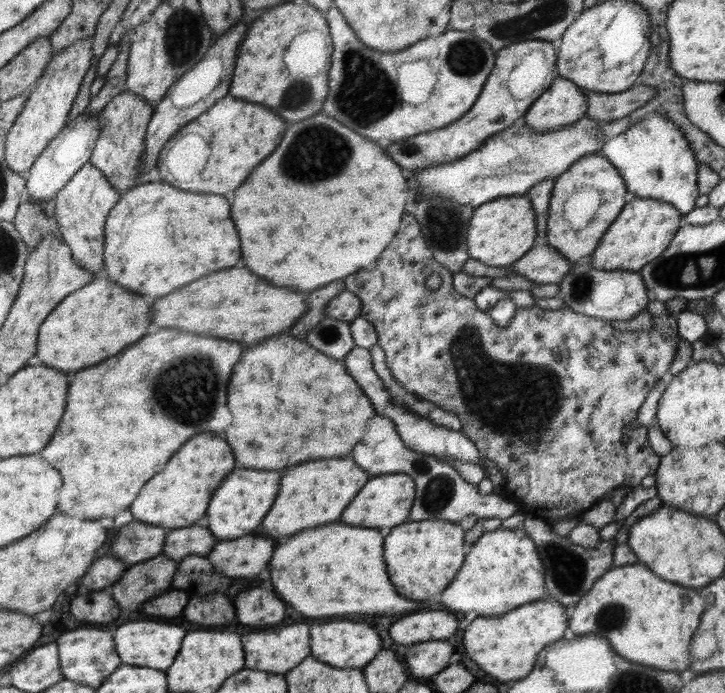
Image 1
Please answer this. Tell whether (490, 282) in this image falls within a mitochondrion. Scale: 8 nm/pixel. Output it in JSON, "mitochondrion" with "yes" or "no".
{"mitochondrion":"no"}

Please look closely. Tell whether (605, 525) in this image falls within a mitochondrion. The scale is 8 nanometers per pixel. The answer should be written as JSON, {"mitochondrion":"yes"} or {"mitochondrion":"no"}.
{"mitochondrion":"no"}

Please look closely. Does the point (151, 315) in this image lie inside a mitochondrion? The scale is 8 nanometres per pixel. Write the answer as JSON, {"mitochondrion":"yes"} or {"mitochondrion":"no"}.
{"mitochondrion":"no"}

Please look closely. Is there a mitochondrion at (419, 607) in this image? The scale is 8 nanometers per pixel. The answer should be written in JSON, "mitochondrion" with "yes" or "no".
{"mitochondrion":"no"}

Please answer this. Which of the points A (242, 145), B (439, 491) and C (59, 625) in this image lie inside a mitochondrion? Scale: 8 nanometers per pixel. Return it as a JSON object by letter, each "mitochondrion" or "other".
{"A":"other","B":"mitochondrion","C":"other"}

